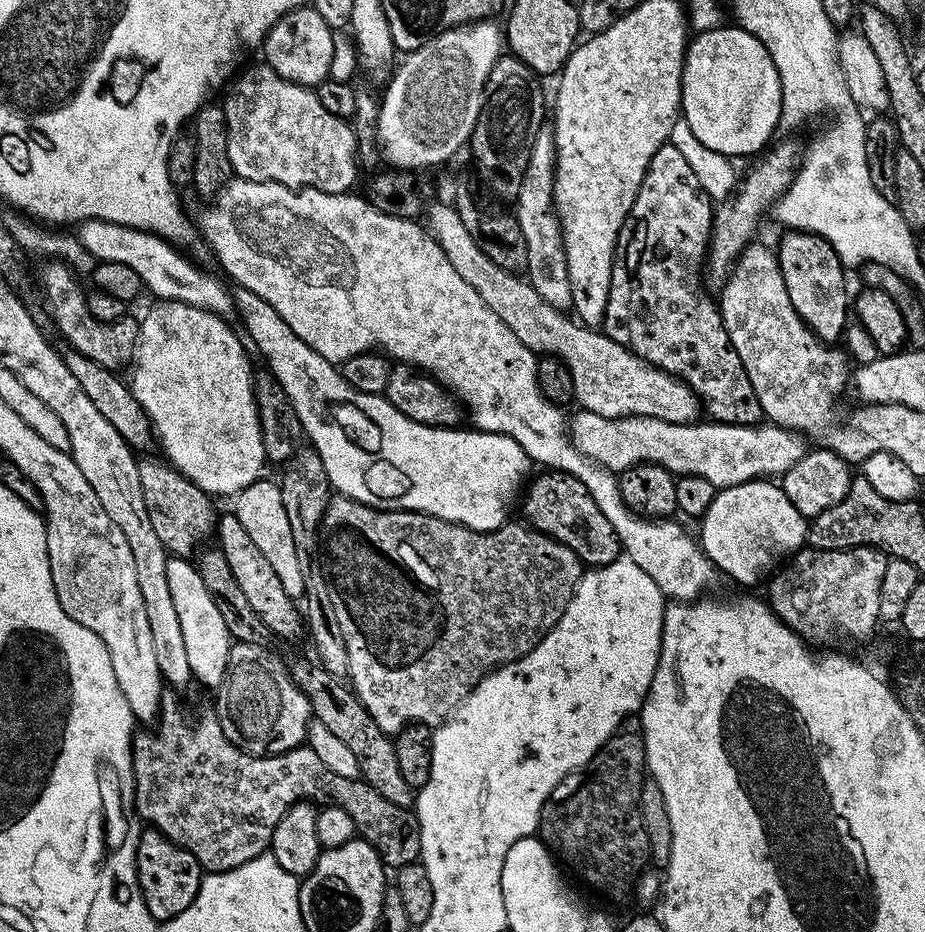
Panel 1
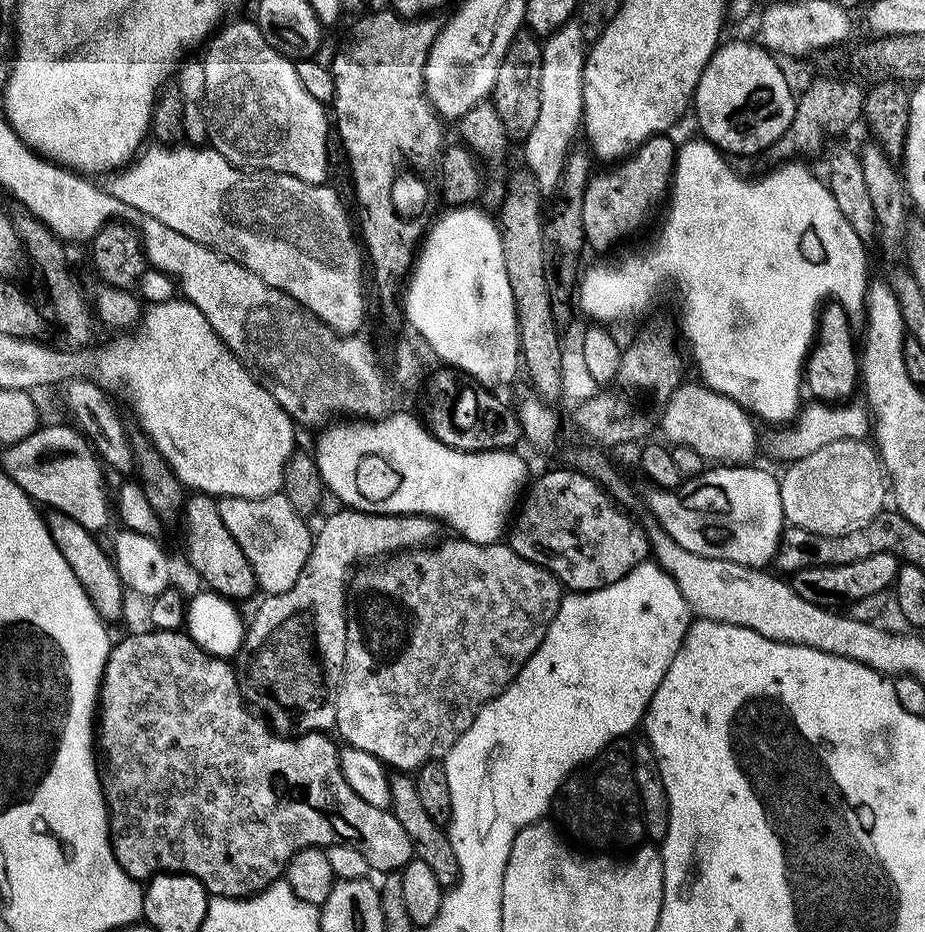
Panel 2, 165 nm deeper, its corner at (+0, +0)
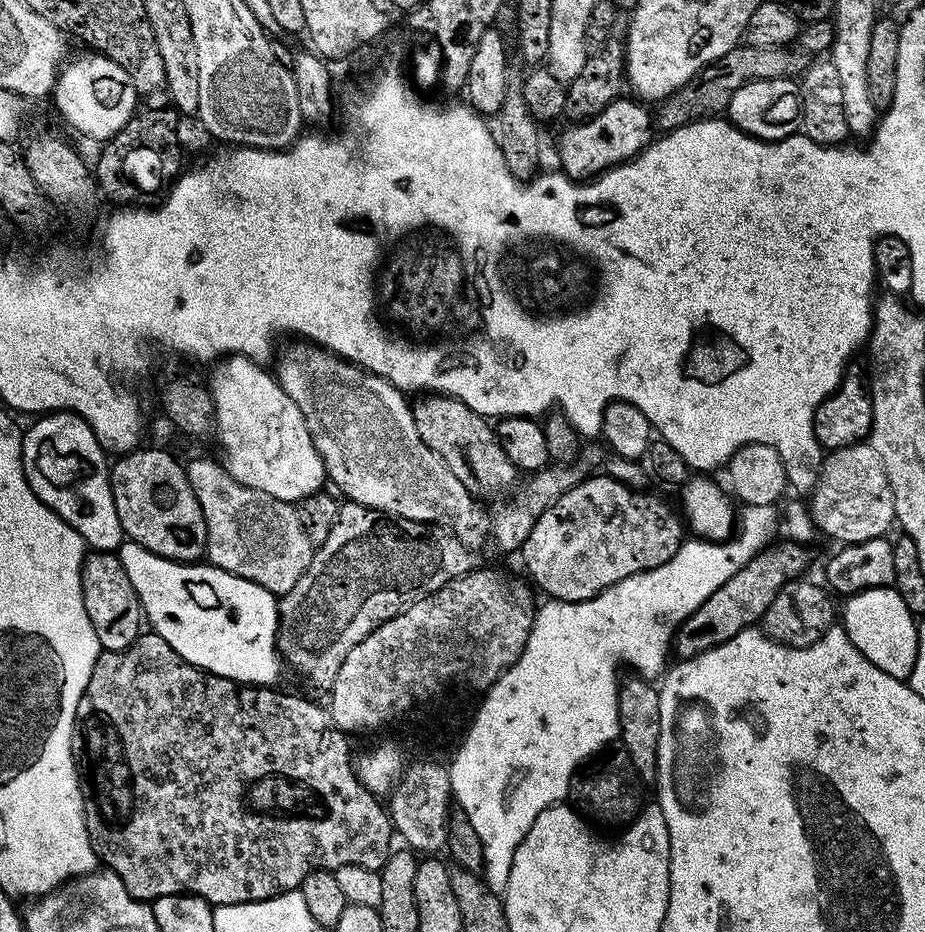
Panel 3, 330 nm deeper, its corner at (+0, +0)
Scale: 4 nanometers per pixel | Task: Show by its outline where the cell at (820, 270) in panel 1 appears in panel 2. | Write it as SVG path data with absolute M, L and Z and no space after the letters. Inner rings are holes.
M828 302L821 307L816 318L816 339L812 351L804 362L803 387L813 401L822 404L839 404L853 399L852 391L857 391L860 375L858 359L858 340L852 337L854 327L847 317L845 305L839 302Z

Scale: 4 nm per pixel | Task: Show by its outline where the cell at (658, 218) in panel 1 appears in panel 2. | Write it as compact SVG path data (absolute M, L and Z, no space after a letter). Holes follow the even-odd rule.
M657 134L651 136L646 142L642 142L637 148L633 148L627 156L611 166L604 166L601 170L593 171L588 177L586 194L582 198L582 226L584 227L584 239L589 249L597 248L604 252L611 244L632 236L648 220L652 208L656 208L669 195L672 186L672 172L676 168L677 141L671 140L671 135Z

